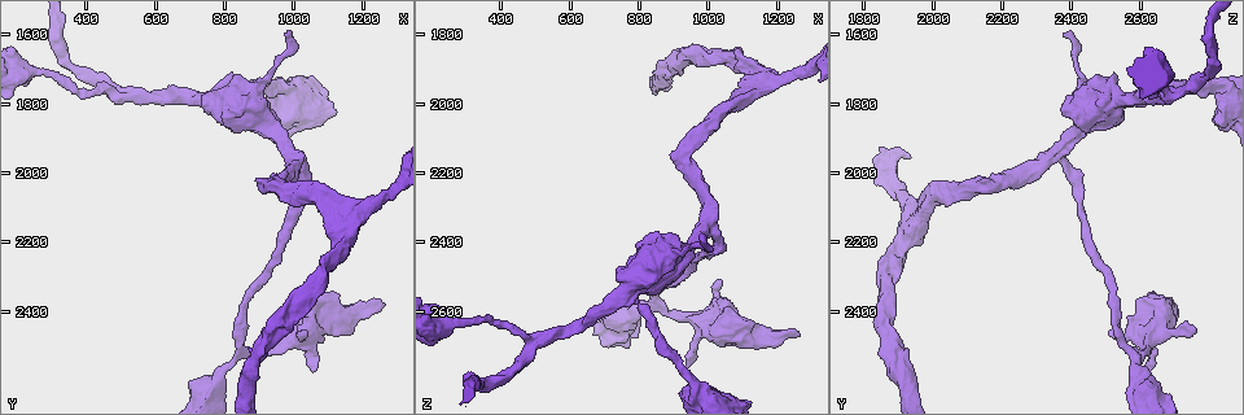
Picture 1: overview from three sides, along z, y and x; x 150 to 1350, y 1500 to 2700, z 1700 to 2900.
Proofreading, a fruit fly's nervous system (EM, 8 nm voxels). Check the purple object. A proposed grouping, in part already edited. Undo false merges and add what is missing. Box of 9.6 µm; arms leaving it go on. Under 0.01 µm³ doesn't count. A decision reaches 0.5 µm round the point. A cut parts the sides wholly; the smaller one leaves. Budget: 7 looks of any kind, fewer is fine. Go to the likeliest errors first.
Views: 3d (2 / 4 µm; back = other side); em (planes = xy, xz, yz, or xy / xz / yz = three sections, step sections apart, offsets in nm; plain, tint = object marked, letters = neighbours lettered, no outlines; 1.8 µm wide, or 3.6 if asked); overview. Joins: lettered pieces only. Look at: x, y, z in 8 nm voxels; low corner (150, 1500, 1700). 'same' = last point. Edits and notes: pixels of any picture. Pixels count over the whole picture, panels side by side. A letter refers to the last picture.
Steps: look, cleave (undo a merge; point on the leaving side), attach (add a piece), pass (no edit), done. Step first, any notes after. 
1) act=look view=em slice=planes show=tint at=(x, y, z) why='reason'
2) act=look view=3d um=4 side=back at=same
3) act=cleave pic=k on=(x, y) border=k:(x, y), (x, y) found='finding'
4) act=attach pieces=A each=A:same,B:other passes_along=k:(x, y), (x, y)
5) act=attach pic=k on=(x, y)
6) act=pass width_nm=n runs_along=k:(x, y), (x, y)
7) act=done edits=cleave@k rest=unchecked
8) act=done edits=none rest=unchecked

act=look view=em slice=planes show=tint at=(850, 2520, 2570) why='arms part here'

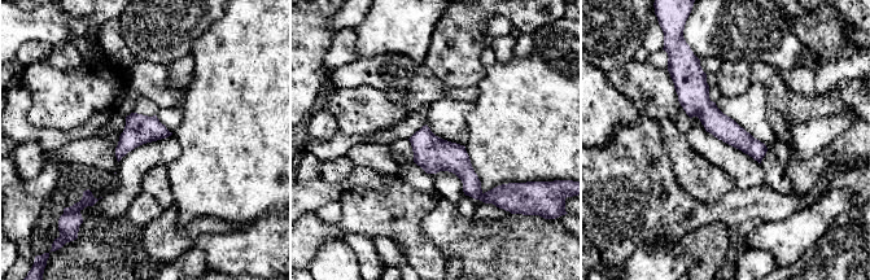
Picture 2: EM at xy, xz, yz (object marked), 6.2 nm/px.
act=look view=em slice=planes show=letters at=same

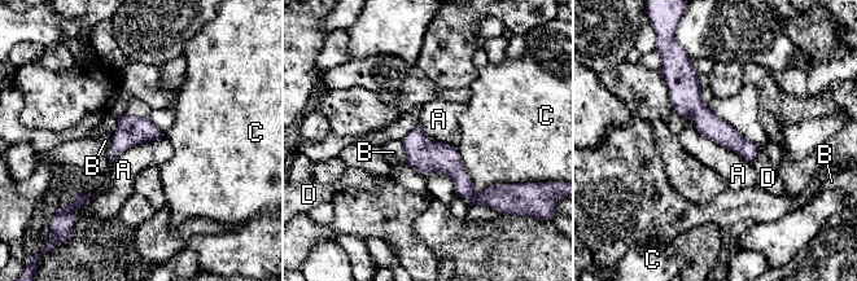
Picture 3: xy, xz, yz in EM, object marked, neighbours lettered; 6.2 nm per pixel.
act=pass longest_contact=A:500nm each=A:other,B:other,C:other,D:other found='all the same neuron'

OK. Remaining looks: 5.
act=look view=3d um=4 at=(1000, 1960, 2350) why='a fork'

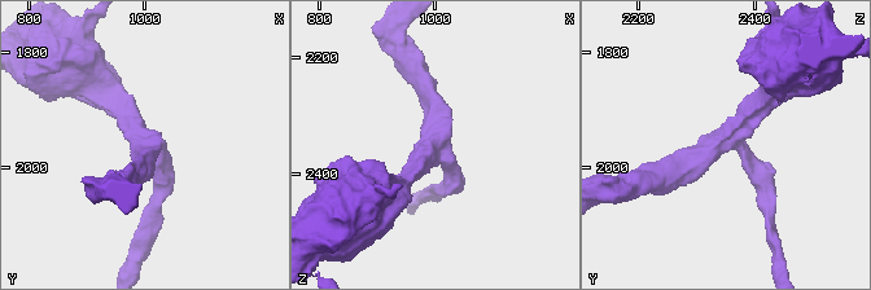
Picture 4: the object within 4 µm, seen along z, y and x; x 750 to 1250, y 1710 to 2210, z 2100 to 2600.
act=look view=em slice=planes show=plain at=(995, 1955, 2350) arms=3 arm_widths_nm=240,240,280

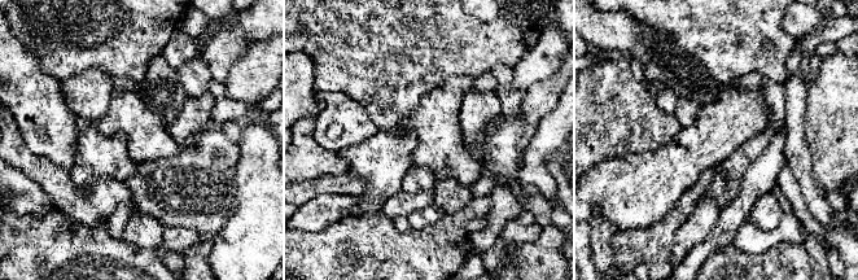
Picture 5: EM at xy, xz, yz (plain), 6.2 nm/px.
act=look view=em slice=planes show=letters at=same

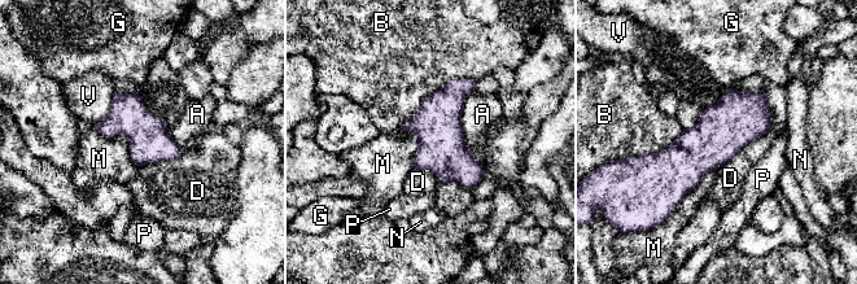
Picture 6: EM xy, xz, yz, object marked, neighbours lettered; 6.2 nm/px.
act=pass width_nm=260 each=A:other,B:other,D:other,G:other,M:other,N:other,P:other,V:other border=6:(96, 126), (123, 135), (138, 166) found='continuous, no second neuron'

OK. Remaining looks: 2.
act=look view=em slice=yz step=4 show=plain at=(770, 1790, 2540) why='sudden change in width'

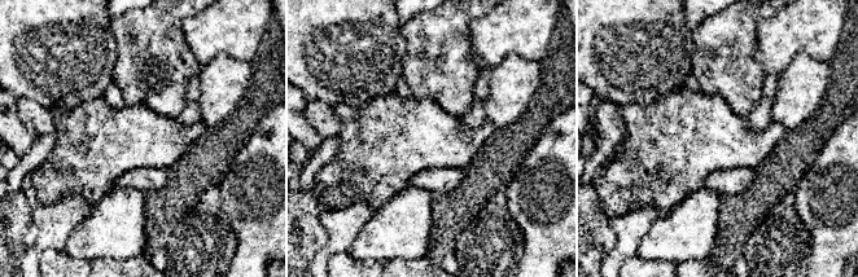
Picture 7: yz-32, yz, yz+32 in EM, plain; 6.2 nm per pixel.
act=look view=em slice=yz step=4 show=letters at=same

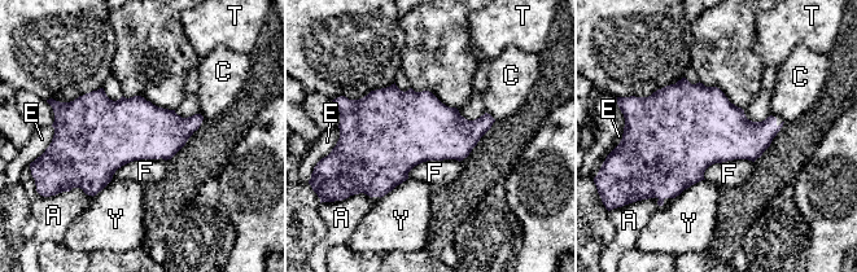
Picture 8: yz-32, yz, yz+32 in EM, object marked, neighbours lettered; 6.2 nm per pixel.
act=pass each=A:other,C:other,E:other,F:other,T:other,Y:other border=8:(165, 159), (130, 161), (110, 180) found='continuous, no second neuron'

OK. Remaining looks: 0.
act=done edits=none rest=unchecked

